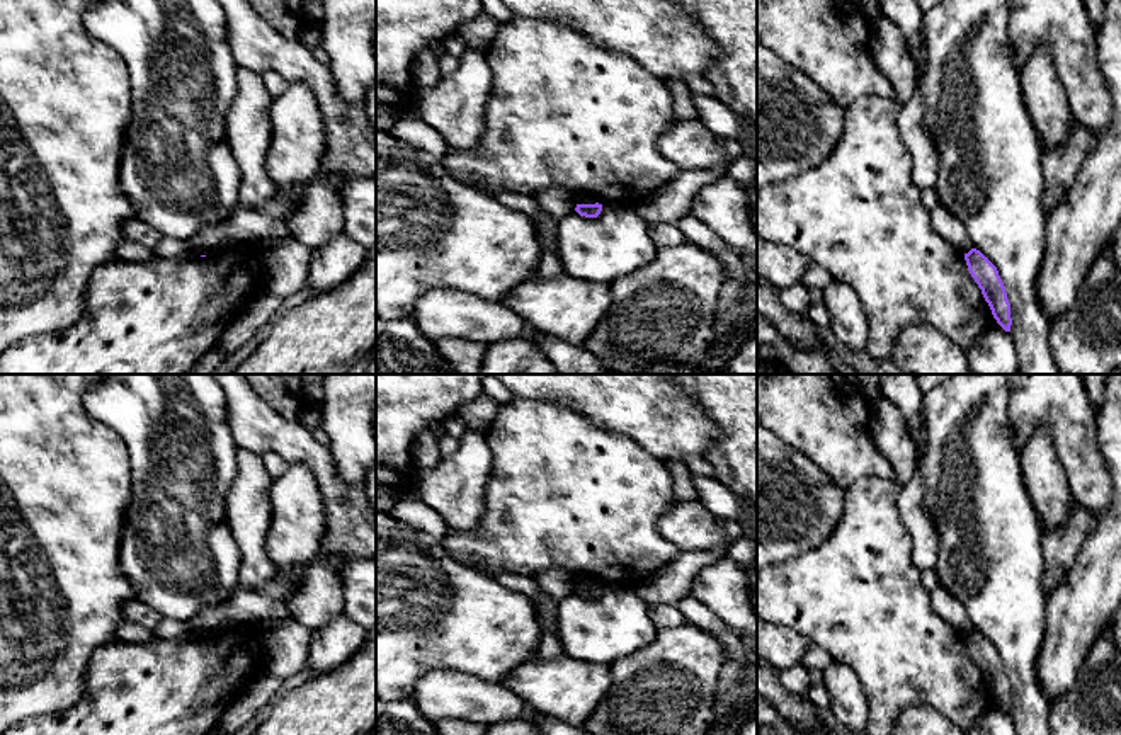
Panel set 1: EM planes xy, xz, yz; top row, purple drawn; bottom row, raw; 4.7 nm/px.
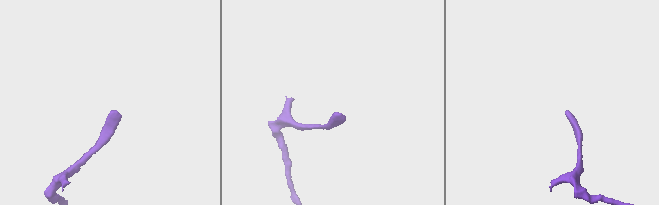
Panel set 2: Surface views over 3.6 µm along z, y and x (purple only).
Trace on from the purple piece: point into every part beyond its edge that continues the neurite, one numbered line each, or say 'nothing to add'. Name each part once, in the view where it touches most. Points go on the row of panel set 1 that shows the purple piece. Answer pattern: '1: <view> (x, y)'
nothing to add

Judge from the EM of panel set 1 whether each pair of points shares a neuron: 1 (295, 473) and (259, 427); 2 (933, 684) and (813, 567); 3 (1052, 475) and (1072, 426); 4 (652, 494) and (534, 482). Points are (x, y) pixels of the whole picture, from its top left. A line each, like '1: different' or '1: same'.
1: different
2: same
3: different
4: same

